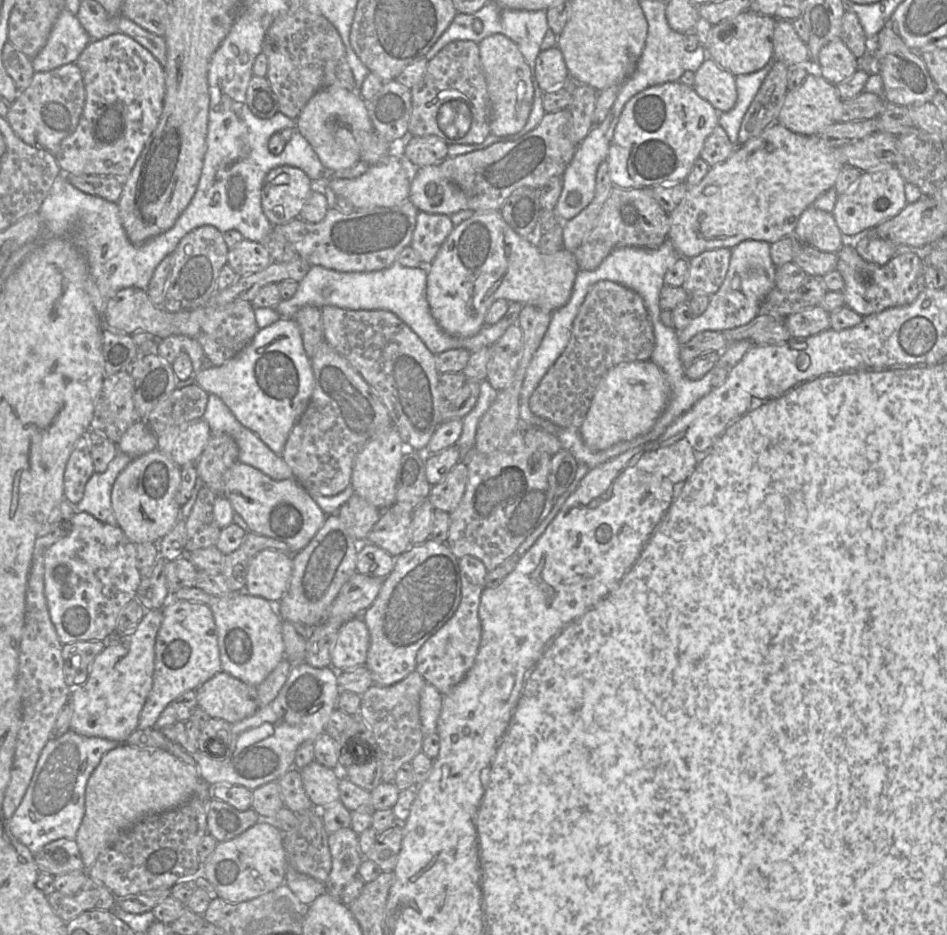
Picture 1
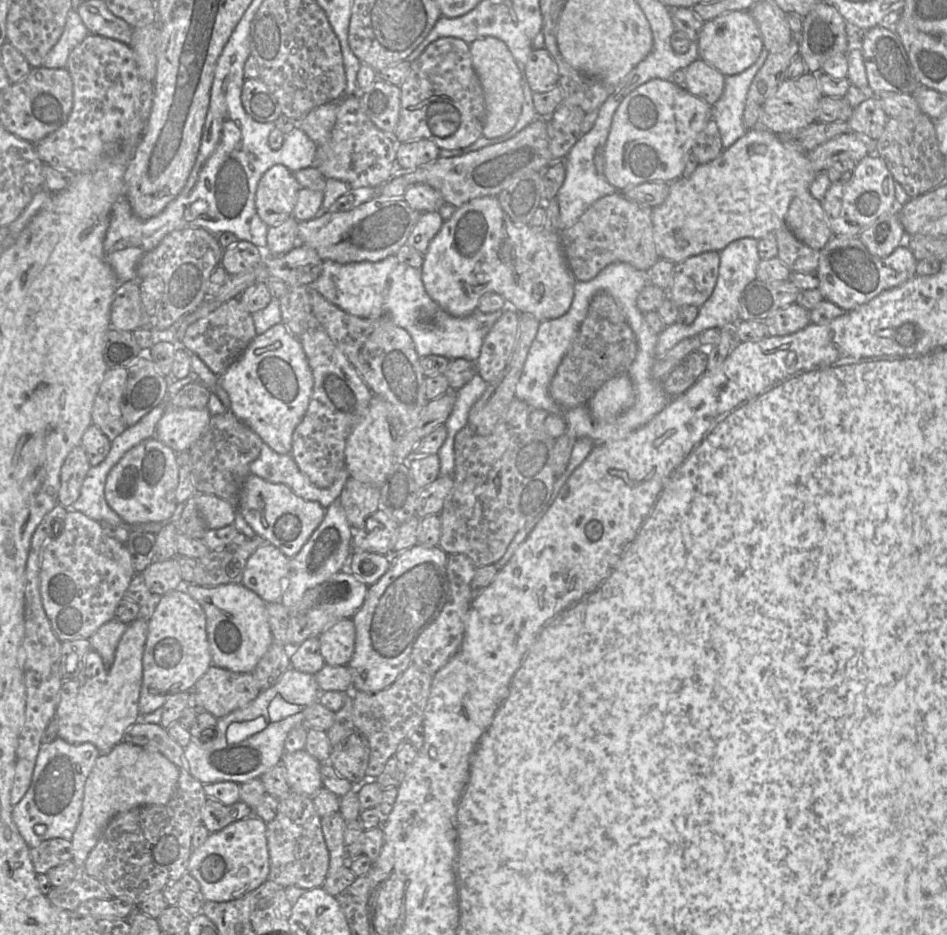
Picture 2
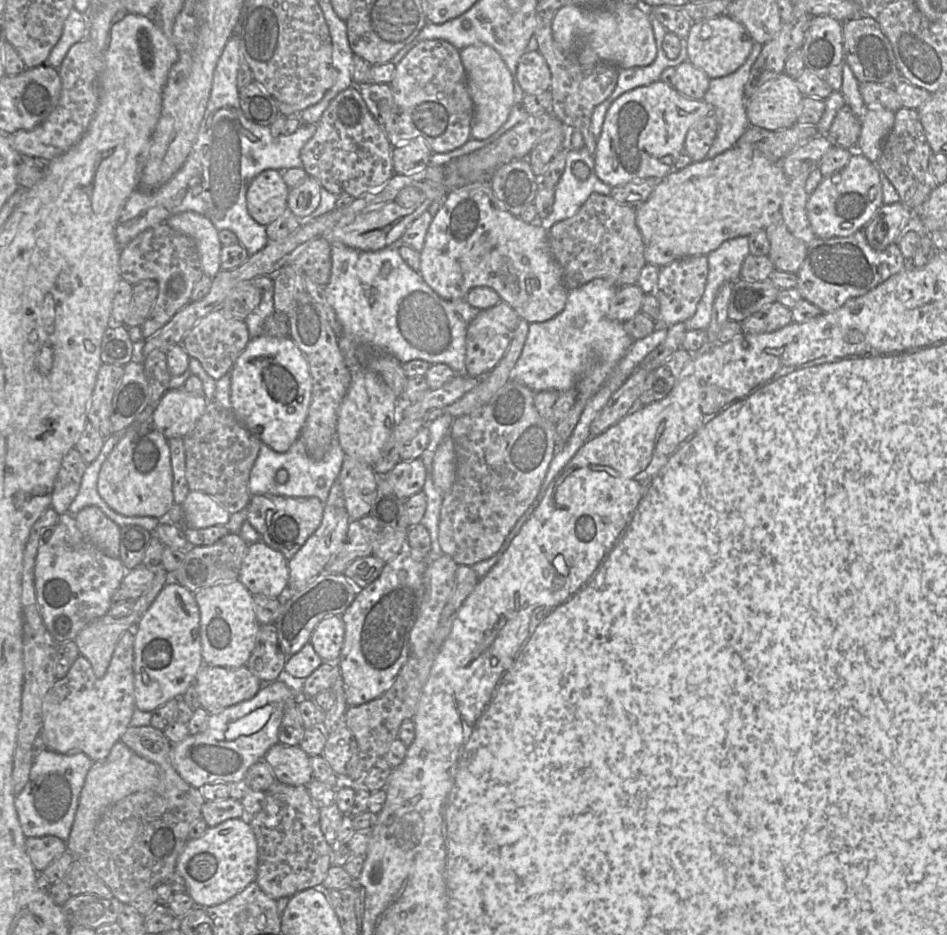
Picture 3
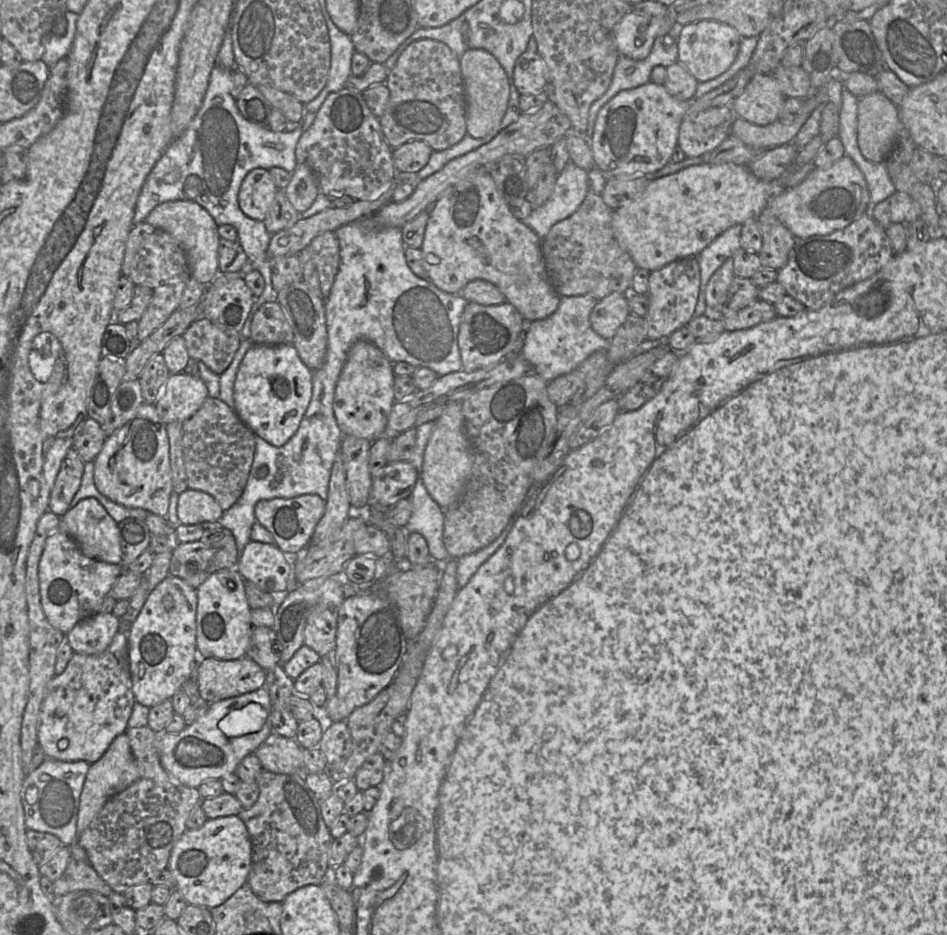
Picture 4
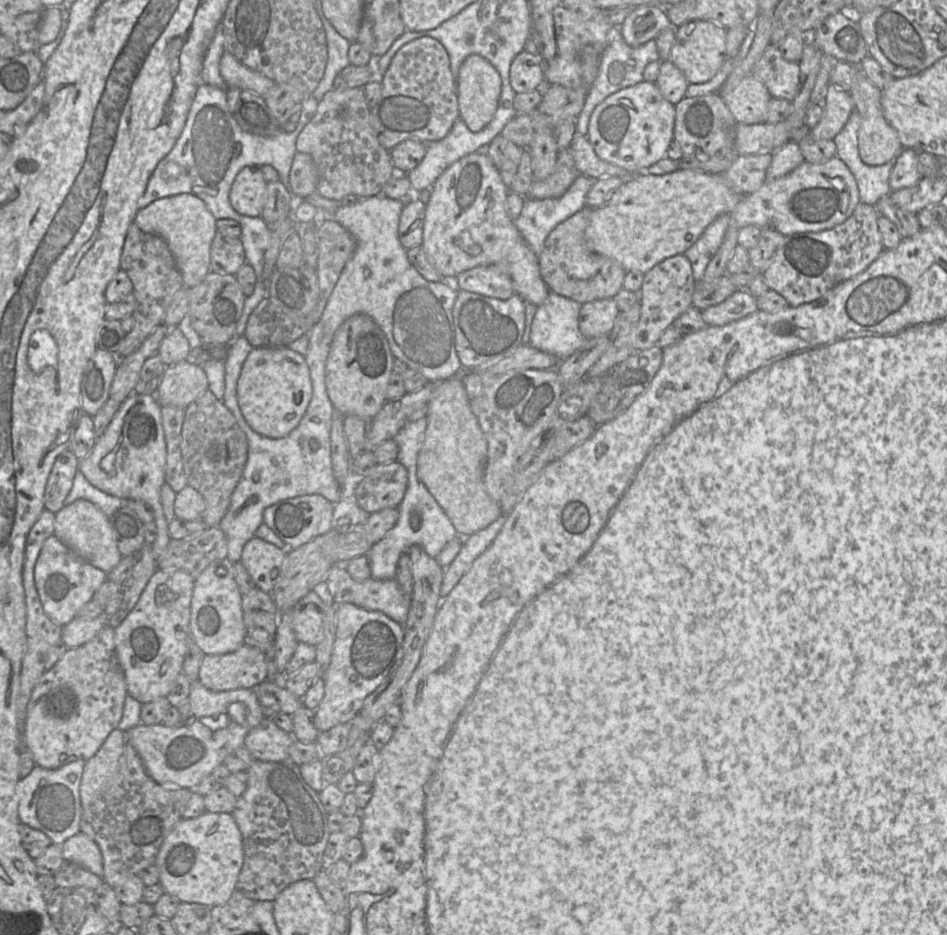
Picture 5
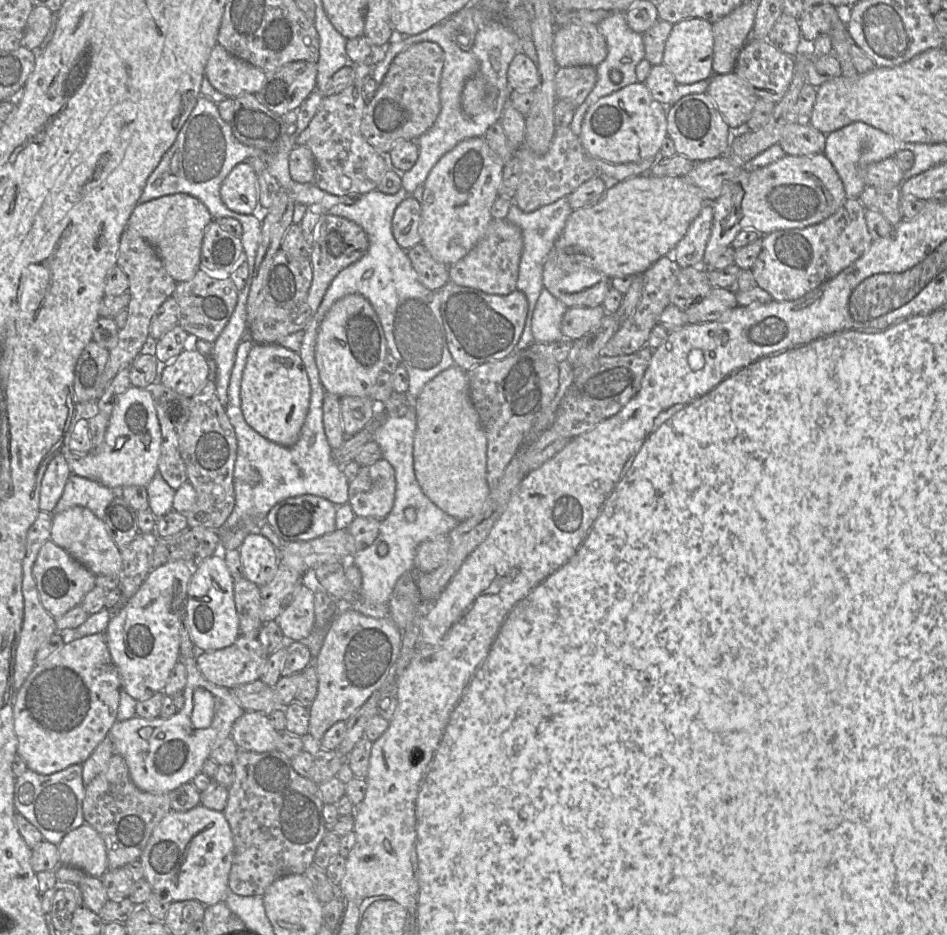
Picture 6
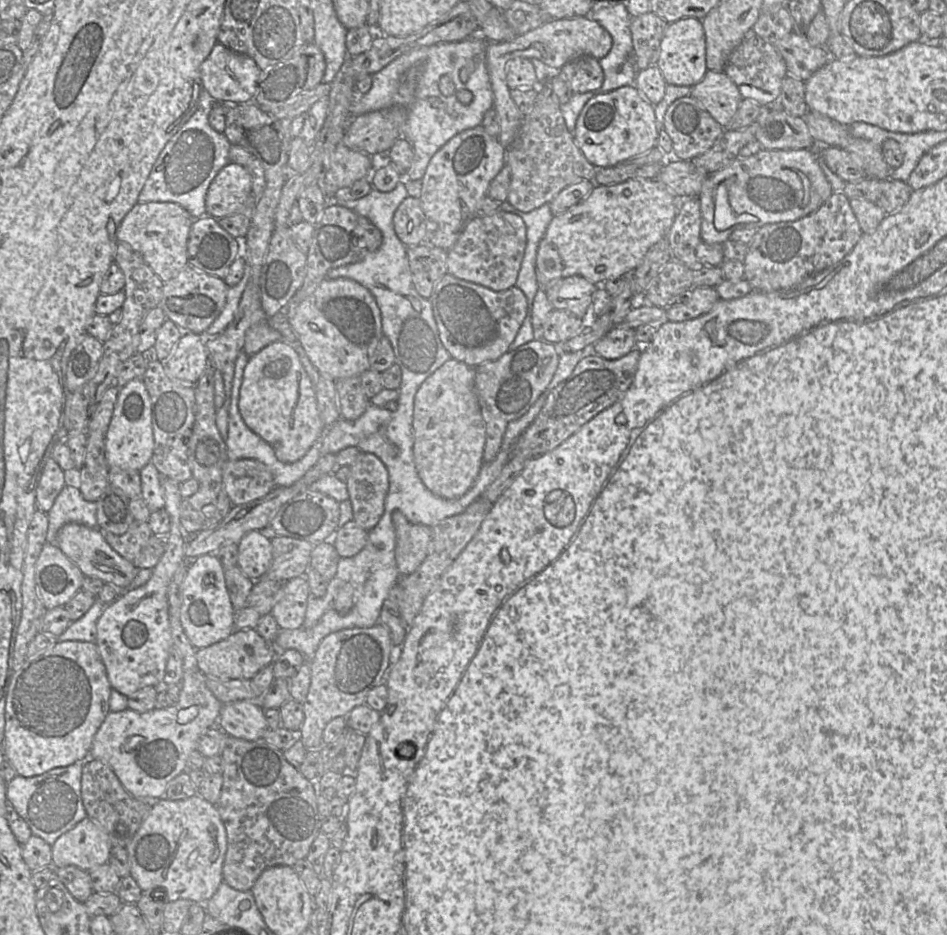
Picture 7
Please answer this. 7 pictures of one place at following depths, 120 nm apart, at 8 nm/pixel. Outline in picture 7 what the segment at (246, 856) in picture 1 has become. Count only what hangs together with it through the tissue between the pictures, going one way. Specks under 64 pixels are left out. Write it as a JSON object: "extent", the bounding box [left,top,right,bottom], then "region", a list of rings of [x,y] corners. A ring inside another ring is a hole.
{"extent":[125,793,227,904],"region":[[[198,793],[183,800],[160,798],[154,802],[133,839],[125,847],[130,863],[130,875],[142,891],[150,891],[152,898],[168,903],[178,899],[205,904],[223,880],[222,869],[227,852],[227,832],[216,805]]]}

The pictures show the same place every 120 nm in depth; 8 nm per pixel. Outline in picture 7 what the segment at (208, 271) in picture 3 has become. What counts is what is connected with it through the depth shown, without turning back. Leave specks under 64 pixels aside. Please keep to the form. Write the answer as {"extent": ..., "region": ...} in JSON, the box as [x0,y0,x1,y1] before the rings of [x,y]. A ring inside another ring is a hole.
{"extent":[117,202,194,283],"region":[[[138,202],[122,220],[117,238],[140,254],[165,283],[188,266],[187,243],[194,220],[184,208],[174,202]]]}

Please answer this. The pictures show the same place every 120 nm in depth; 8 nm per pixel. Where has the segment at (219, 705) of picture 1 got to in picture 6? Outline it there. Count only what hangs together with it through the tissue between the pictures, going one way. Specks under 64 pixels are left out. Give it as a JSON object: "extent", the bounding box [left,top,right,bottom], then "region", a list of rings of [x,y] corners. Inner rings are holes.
{"extent":[196,634,268,688],"region":[[[241,634],[231,646],[197,652],[196,662],[209,682],[235,688],[260,680],[266,671],[268,657],[258,638]]]}

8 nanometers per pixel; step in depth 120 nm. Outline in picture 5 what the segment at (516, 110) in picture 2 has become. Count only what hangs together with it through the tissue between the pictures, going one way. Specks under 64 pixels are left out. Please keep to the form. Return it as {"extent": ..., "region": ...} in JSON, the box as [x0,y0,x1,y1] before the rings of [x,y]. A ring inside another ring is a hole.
{"extent":[456,54,502,132],"region":[[[472,54],[461,64],[456,83],[460,117],[471,132],[483,130],[492,120],[498,108],[502,89],[499,72],[484,57]]]}

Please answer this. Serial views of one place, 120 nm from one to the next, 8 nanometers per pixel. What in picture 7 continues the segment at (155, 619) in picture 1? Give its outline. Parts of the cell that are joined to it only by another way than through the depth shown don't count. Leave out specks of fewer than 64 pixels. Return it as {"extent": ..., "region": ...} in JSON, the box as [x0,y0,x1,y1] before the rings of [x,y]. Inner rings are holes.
{"extent":[5,641,111,777],"region":[[[59,641],[40,655],[28,657],[13,673],[6,696],[5,760],[24,777],[85,762],[94,737],[110,712],[111,692],[96,642]]]}

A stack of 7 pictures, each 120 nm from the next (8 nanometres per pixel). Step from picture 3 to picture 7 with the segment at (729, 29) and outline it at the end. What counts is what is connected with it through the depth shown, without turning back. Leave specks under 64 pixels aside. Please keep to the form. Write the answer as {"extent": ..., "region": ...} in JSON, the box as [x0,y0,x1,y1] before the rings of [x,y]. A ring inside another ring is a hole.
{"extent":[656,18,706,87],"region":[[[683,18],[668,24],[660,44],[660,55],[656,66],[669,85],[694,87],[706,75],[706,40],[702,21]]]}

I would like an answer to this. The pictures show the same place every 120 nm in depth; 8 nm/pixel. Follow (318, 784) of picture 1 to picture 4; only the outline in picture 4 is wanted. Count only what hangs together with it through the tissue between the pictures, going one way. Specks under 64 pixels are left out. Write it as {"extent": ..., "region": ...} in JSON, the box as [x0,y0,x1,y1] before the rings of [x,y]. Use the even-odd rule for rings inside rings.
{"extent":[255,732,310,778],"region":[[[272,732],[269,735],[269,737],[262,743],[262,745],[255,751],[255,755],[259,758],[264,770],[267,770],[269,772],[276,773],[276,774],[286,774],[286,775],[290,775],[290,774],[294,774],[294,773],[302,773],[304,775],[304,778],[305,778],[305,773],[310,773],[310,772],[306,772],[304,770],[304,754],[303,754],[303,750],[304,750],[304,748],[296,741],[296,738],[283,737],[283,736],[280,736],[280,735]]]}

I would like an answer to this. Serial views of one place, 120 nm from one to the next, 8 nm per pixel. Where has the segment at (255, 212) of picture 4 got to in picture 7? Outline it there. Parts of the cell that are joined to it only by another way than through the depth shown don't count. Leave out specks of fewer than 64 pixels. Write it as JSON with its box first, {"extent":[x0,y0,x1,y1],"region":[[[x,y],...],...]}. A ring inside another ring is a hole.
{"extent":[205,162,252,219],"region":[[[229,162],[208,187],[205,198],[206,214],[216,219],[232,215],[252,197],[251,177],[247,169]]]}

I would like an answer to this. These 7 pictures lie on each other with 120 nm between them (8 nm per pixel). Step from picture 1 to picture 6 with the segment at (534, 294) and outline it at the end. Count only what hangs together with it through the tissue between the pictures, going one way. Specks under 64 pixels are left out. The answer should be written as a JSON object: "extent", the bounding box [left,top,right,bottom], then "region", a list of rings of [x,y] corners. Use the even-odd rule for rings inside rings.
{"extent":[419,137,503,266],"region":[[[472,137],[459,142],[451,151],[444,154],[431,169],[423,186],[419,234],[421,244],[431,256],[448,266],[462,259],[484,236],[493,221],[491,208],[499,196],[502,180],[503,162],[488,146],[484,137]]]}

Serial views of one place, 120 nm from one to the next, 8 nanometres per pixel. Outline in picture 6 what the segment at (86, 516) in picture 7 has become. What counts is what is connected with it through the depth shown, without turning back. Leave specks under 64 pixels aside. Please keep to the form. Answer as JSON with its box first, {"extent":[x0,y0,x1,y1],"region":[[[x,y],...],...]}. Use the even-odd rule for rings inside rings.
{"extent":[54,474,118,520],"region":[[[72,474],[54,509],[54,513],[61,513],[74,506],[83,506],[104,520],[107,507],[117,492],[118,490],[113,490],[96,481]]]}

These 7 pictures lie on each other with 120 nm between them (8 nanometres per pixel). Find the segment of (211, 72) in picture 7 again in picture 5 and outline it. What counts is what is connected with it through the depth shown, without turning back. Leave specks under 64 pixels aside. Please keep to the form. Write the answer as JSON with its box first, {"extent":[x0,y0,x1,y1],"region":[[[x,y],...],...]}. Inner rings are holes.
{"extent":[220,50,275,98],"region":[[[227,50],[220,60],[220,73],[228,87],[251,91],[263,98],[275,84],[270,78],[244,66]]]}

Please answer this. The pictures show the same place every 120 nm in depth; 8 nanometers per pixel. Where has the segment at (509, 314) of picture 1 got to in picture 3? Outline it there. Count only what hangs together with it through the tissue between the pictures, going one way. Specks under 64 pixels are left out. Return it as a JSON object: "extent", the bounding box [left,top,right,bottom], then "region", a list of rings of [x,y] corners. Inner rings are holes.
{"extent":[324,241,480,374],"region":[[[335,241],[331,243],[331,260],[331,275],[324,292],[341,325],[338,344],[350,370],[359,367],[355,356],[356,344],[370,343],[392,354],[402,364],[418,359],[431,365],[443,363],[457,374],[465,374],[467,327],[480,309],[470,305],[466,299],[447,300],[438,296],[421,274],[405,263],[397,244],[378,251],[361,251]]]}

